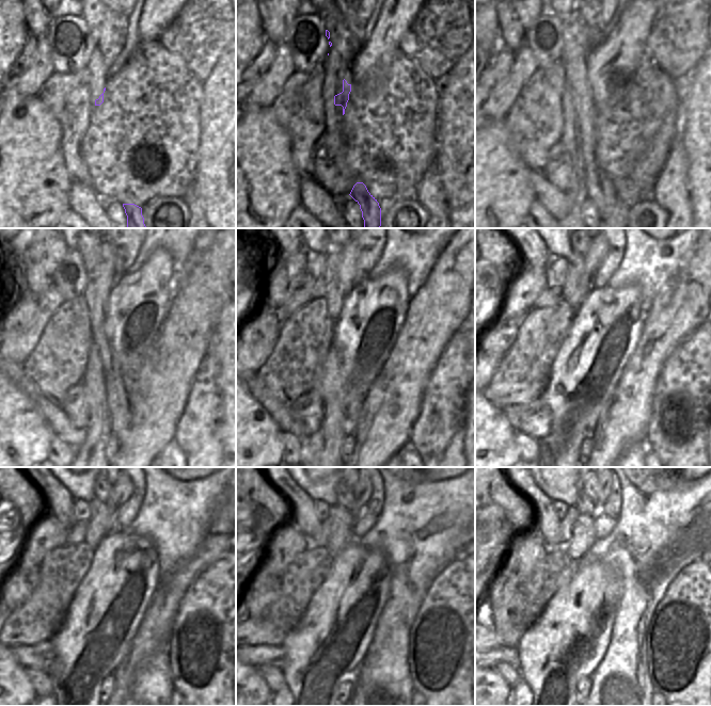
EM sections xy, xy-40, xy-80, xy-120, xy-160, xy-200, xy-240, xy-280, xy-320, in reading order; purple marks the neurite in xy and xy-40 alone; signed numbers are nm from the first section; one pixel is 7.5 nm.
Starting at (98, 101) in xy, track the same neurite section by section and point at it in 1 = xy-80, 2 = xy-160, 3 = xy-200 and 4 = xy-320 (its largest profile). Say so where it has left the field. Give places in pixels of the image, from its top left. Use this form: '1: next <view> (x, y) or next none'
1: next xy-80 (575, 49)
2: next xy-160 (336, 291)
3: next xy-200 (594, 258)
4: next xy-320 (604, 488)

